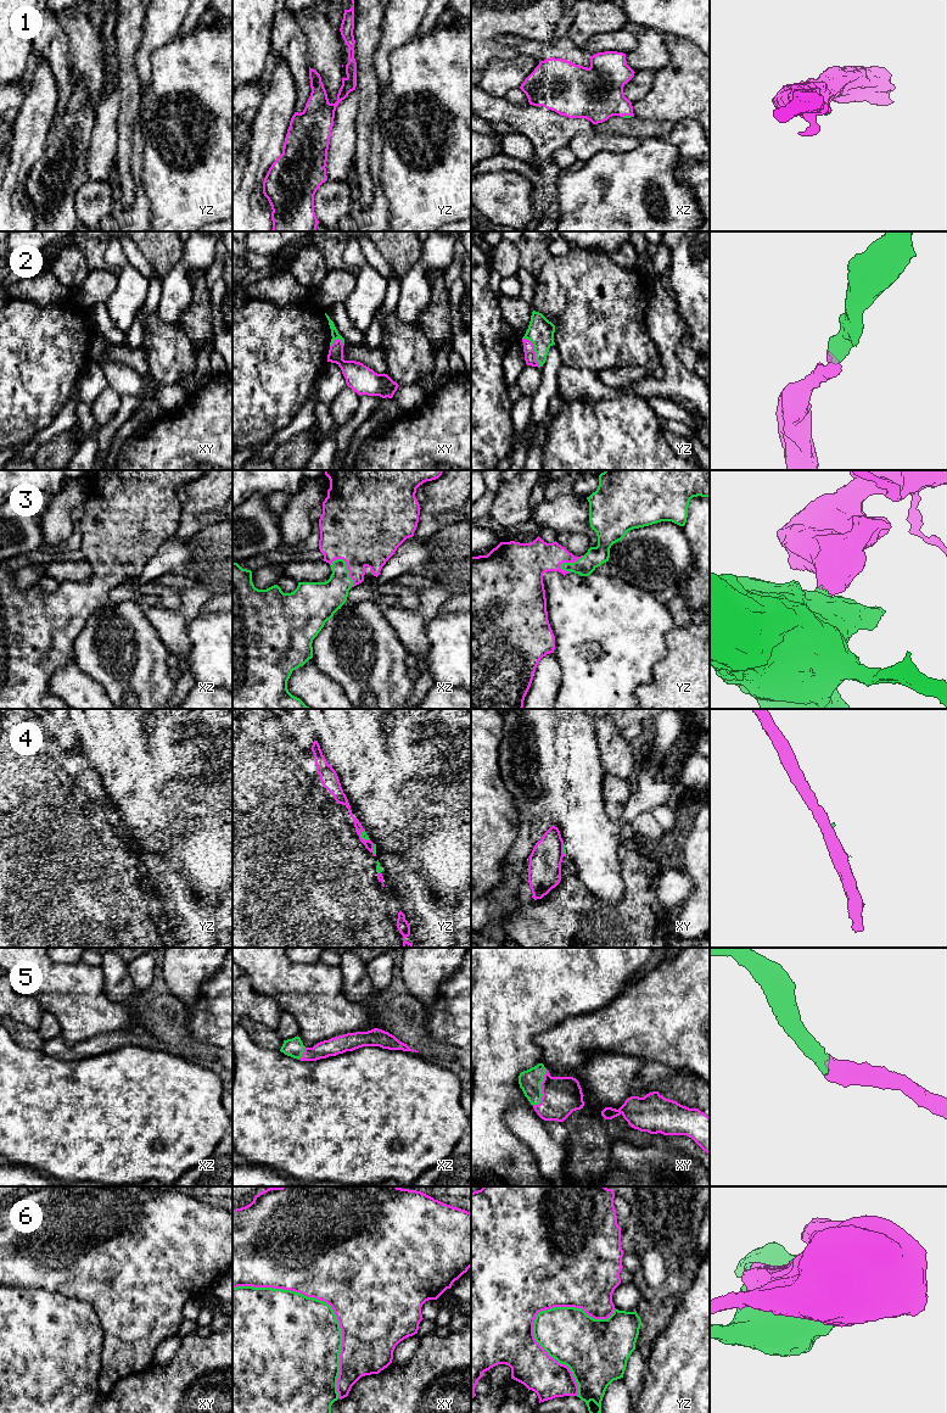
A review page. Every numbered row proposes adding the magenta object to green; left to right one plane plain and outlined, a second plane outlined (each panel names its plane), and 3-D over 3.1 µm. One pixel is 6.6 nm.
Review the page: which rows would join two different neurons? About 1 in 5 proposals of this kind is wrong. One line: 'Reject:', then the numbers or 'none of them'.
Reject: 4, 6

